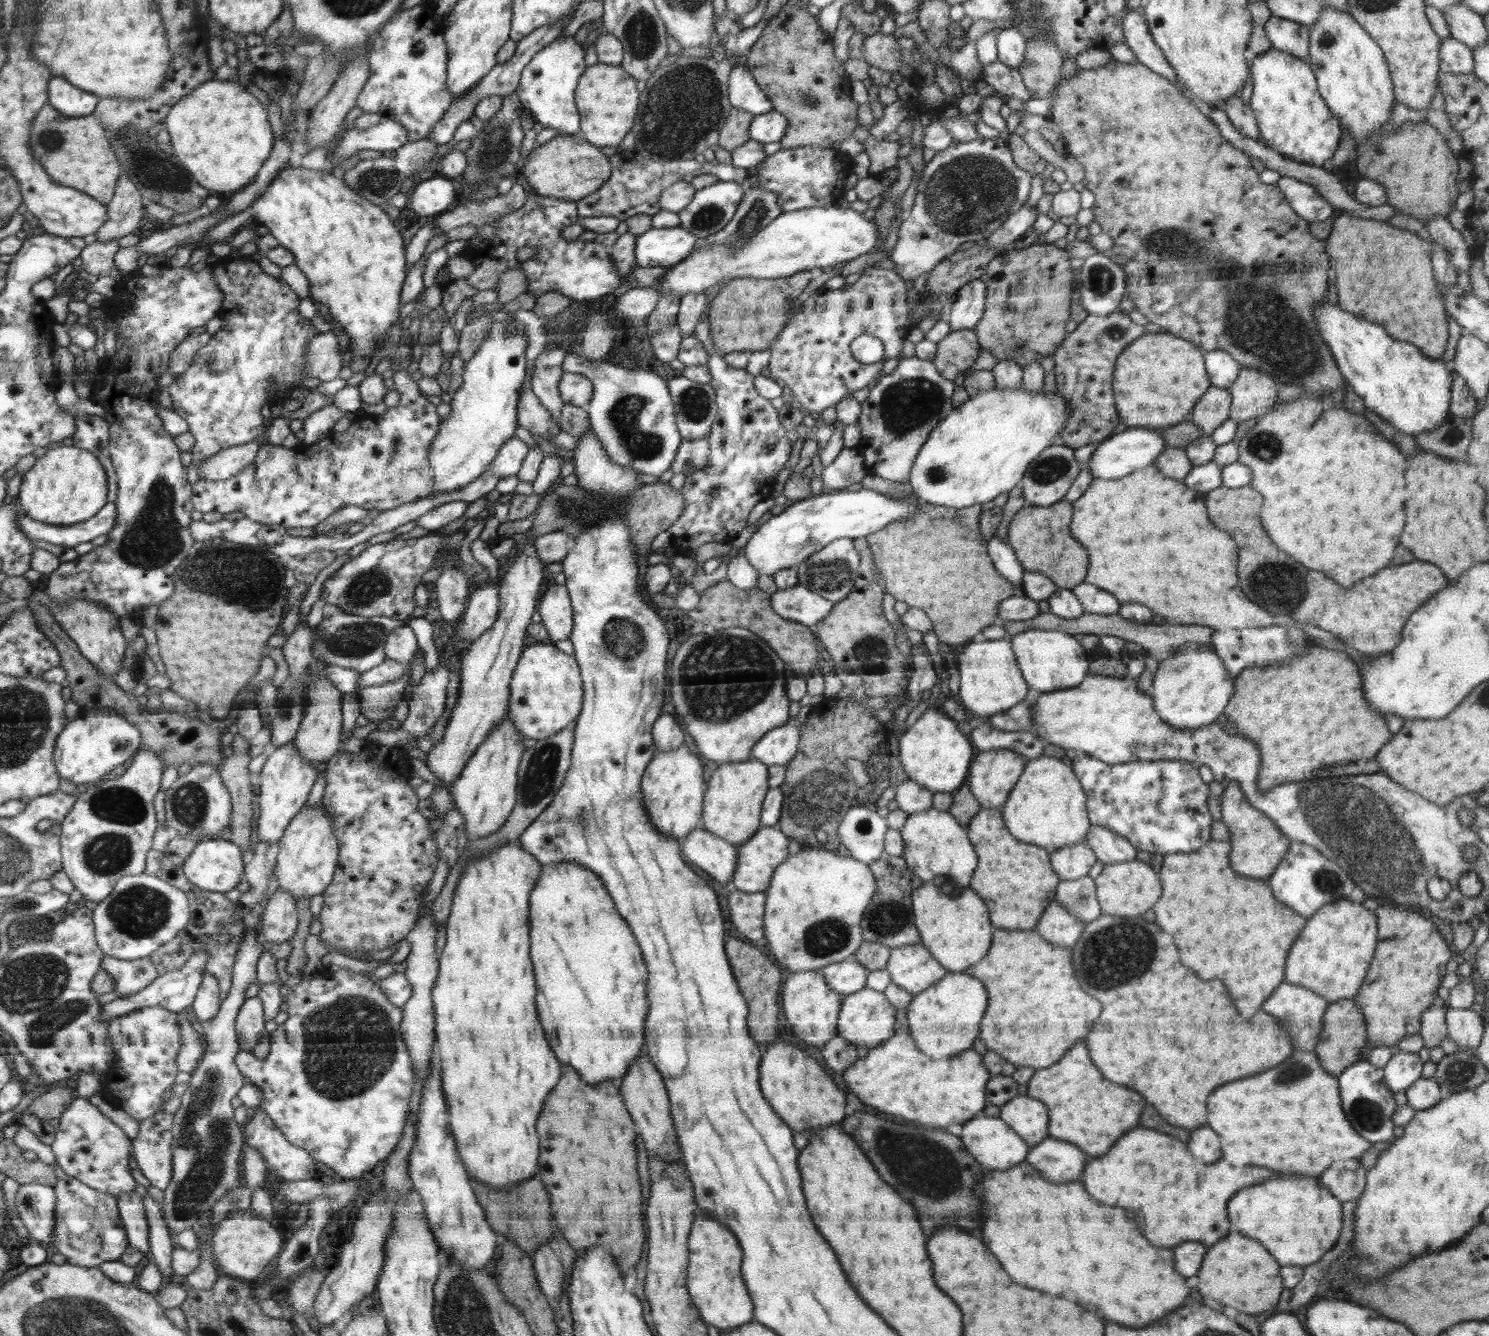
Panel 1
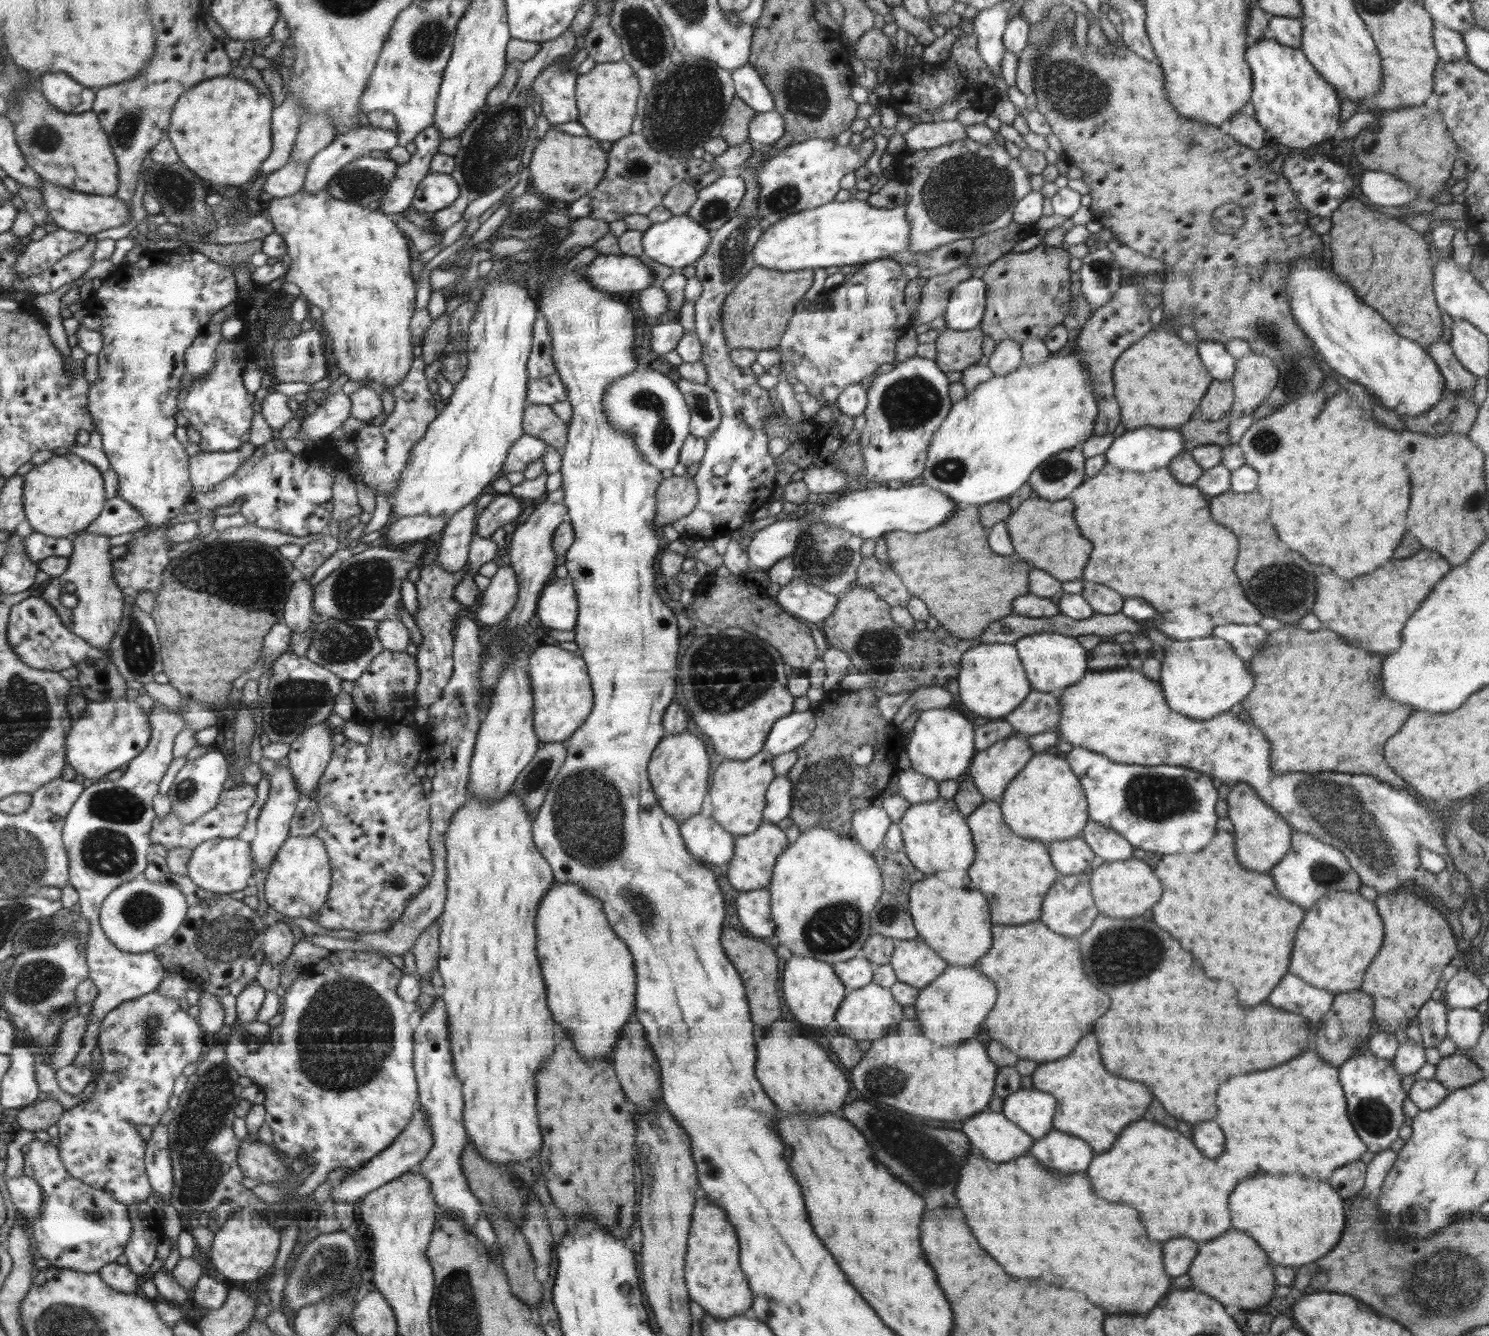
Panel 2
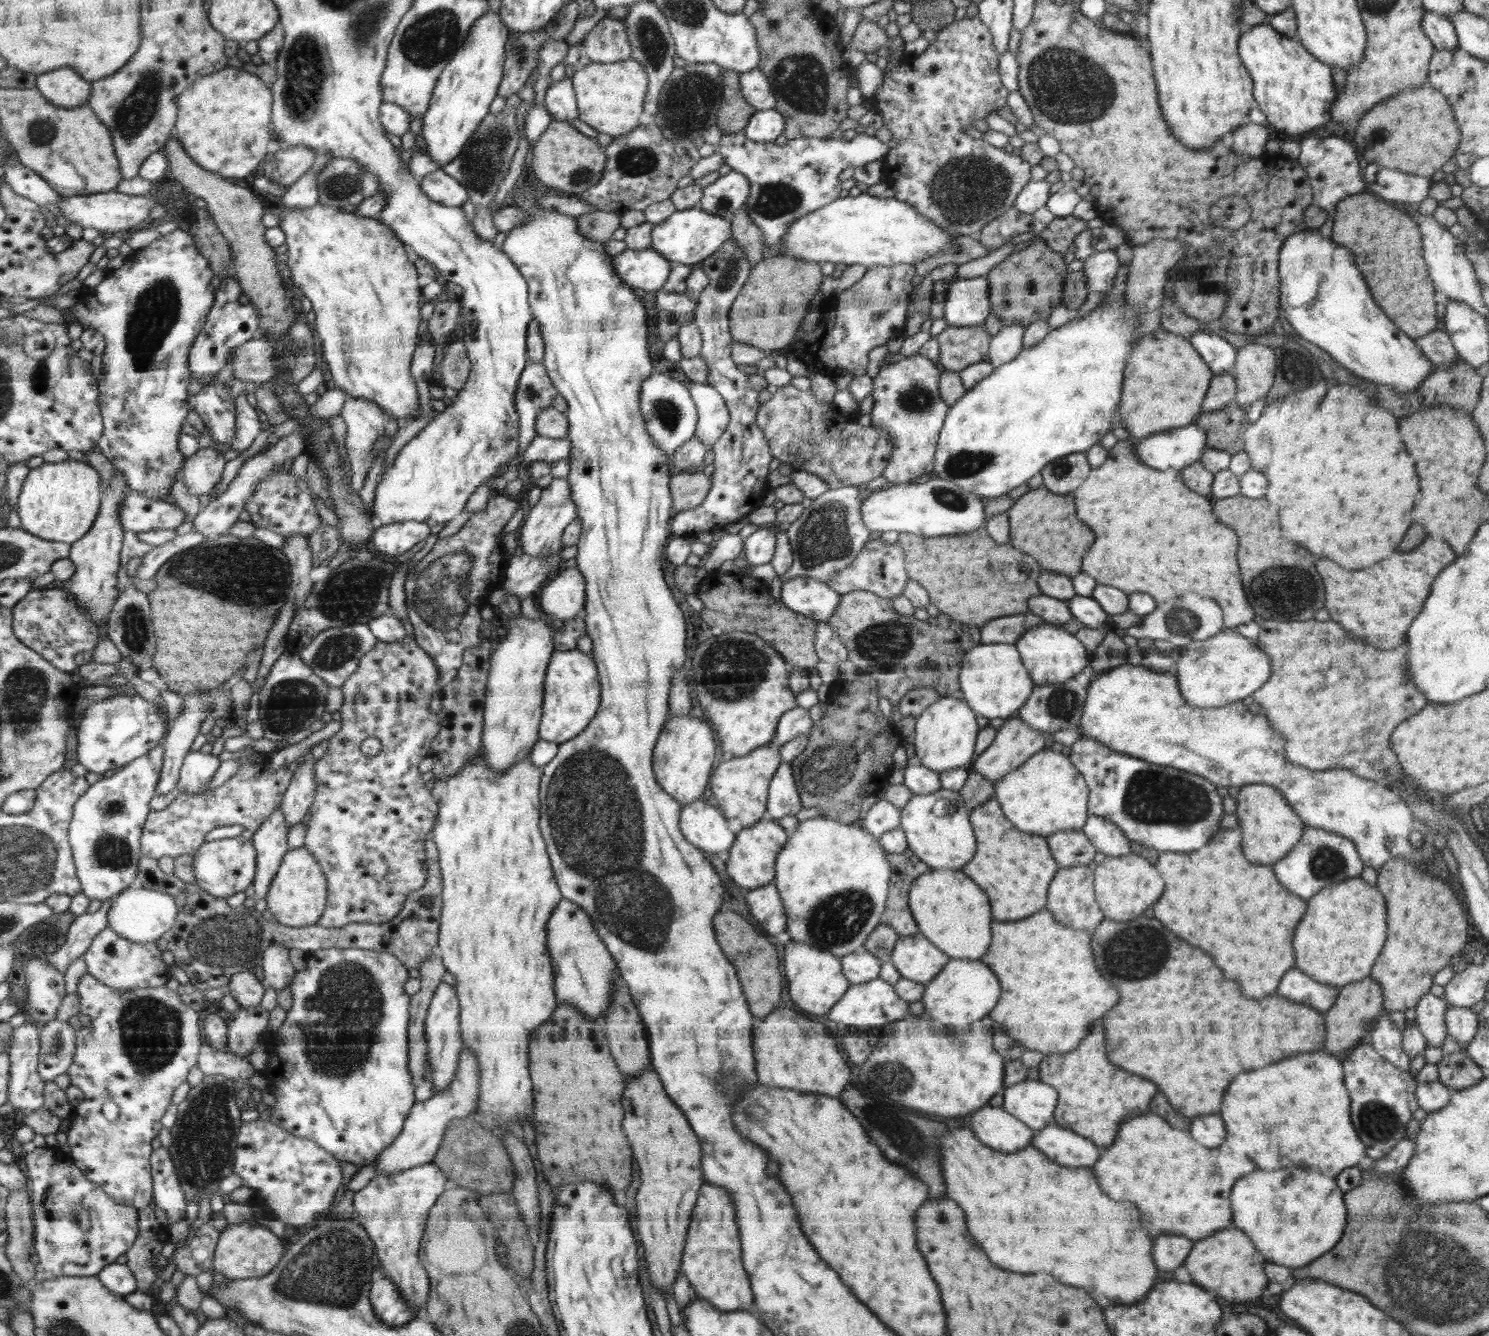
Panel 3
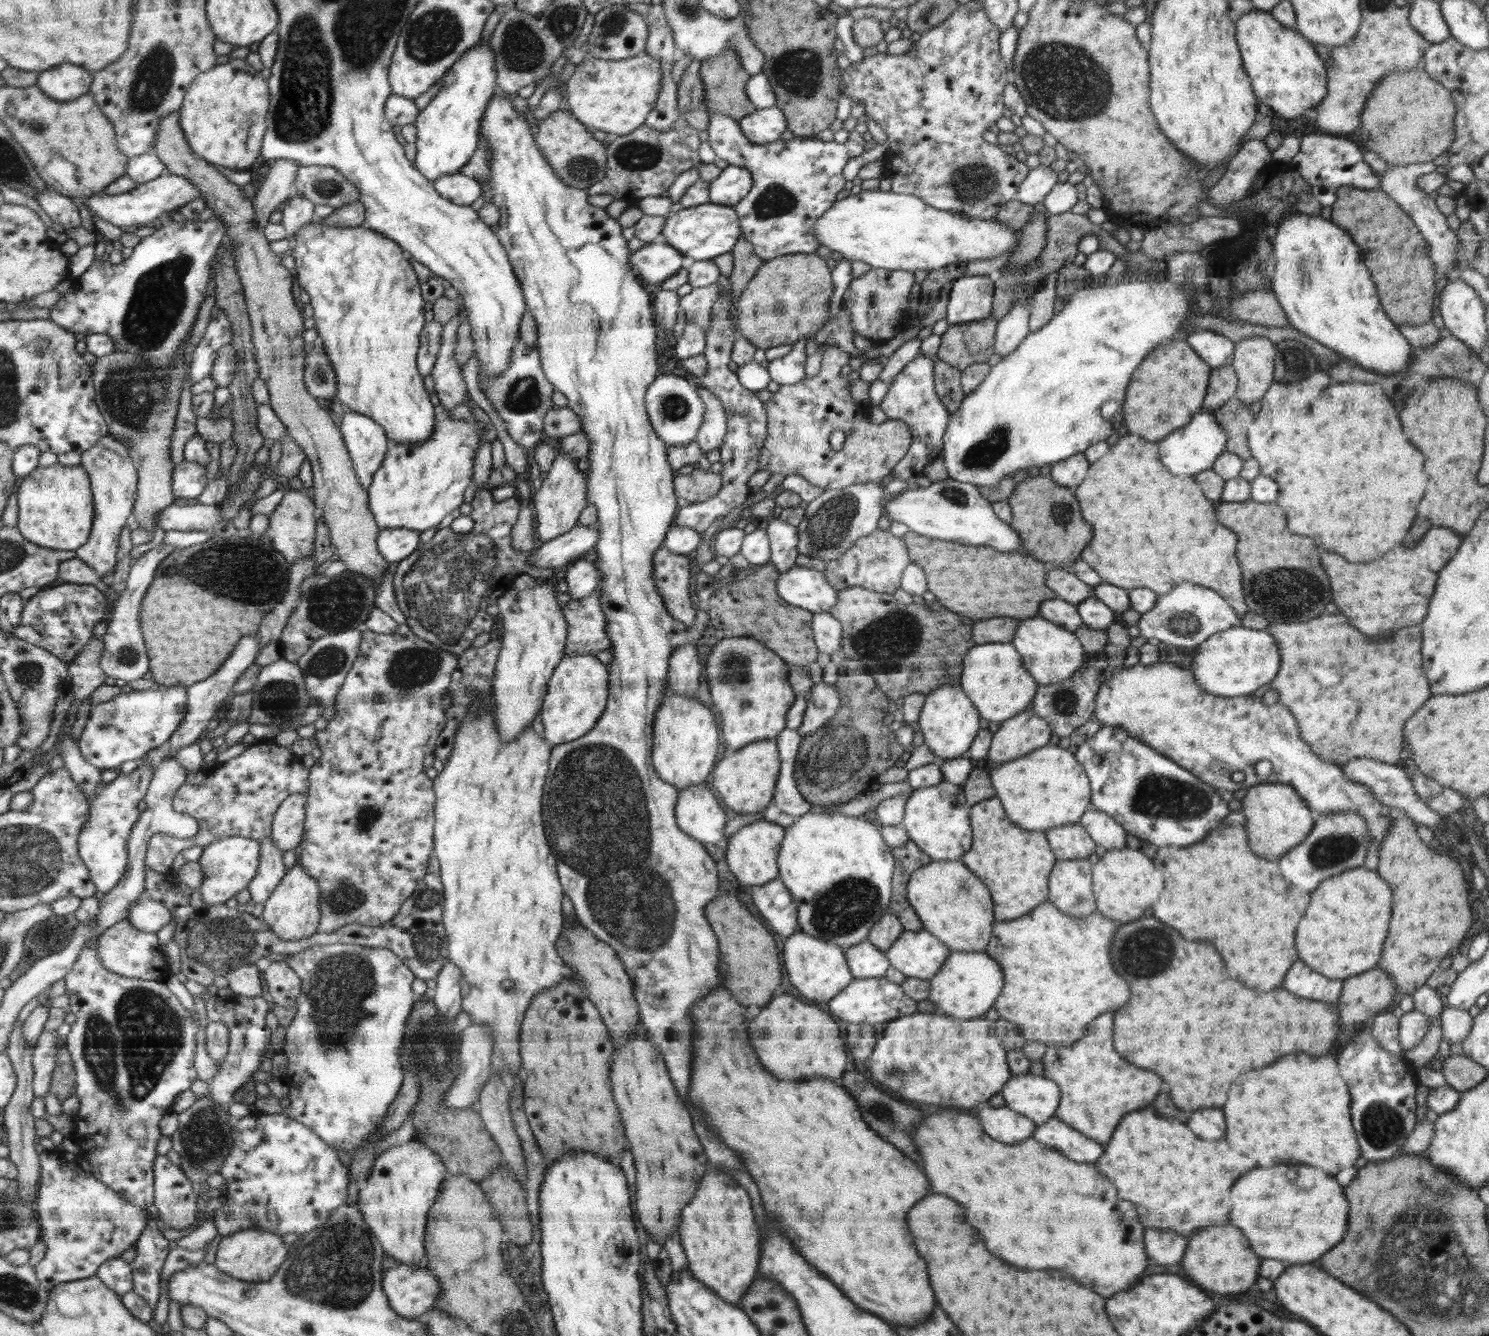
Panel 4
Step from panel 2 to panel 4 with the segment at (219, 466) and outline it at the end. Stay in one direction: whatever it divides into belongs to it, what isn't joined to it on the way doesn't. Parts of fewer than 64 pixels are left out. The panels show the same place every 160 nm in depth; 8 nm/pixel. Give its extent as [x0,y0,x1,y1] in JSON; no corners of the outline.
[173,460,206,498]

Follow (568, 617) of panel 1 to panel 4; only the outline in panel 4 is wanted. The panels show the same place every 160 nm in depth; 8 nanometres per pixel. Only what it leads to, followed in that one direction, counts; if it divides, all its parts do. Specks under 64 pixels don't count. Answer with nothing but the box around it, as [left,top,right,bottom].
[560,558,600,601]

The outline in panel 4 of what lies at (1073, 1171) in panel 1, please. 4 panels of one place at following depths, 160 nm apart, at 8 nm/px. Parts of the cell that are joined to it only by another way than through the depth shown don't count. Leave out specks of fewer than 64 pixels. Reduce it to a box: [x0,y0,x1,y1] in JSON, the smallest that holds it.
[1031,1116,1102,1162]

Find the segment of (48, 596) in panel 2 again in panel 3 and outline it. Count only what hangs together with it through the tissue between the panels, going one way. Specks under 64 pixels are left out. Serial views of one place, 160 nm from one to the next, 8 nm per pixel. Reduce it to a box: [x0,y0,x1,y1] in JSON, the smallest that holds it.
[62,469,129,626]

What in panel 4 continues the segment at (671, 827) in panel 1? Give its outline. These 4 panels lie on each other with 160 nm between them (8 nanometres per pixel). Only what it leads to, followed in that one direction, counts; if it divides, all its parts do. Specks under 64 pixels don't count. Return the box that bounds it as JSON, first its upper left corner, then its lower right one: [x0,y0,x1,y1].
[656,688,718,791]

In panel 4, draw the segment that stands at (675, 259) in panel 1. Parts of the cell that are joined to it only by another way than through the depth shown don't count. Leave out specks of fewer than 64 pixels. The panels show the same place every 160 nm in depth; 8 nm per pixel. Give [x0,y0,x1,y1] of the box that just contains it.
[660,202,742,261]

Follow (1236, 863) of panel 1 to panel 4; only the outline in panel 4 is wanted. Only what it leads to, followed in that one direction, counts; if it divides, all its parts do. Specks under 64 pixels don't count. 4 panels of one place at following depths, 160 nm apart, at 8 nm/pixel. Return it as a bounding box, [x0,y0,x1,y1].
[1241,783,1316,860]

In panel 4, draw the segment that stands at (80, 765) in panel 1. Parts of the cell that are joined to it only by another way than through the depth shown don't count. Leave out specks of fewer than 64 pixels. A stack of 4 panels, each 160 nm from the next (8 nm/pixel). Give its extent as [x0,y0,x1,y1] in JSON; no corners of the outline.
[79,683,187,770]

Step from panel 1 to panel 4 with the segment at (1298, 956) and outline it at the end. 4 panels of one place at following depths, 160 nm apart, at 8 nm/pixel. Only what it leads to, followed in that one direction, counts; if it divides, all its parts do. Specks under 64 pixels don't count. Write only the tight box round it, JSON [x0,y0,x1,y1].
[1296,866,1393,979]

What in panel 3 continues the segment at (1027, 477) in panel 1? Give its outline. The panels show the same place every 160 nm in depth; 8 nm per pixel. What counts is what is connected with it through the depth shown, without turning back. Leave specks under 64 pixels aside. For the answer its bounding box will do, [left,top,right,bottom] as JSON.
[1040,453,1090,494]

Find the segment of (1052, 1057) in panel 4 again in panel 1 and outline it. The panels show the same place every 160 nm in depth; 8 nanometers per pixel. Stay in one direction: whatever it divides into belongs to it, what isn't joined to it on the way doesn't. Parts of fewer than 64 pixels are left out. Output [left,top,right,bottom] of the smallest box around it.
[1027,1042,1144,1158]

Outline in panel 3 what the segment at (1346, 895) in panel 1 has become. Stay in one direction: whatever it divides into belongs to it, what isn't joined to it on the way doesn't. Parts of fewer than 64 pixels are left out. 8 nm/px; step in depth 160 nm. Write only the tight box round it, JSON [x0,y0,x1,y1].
[1272,826,1364,900]

